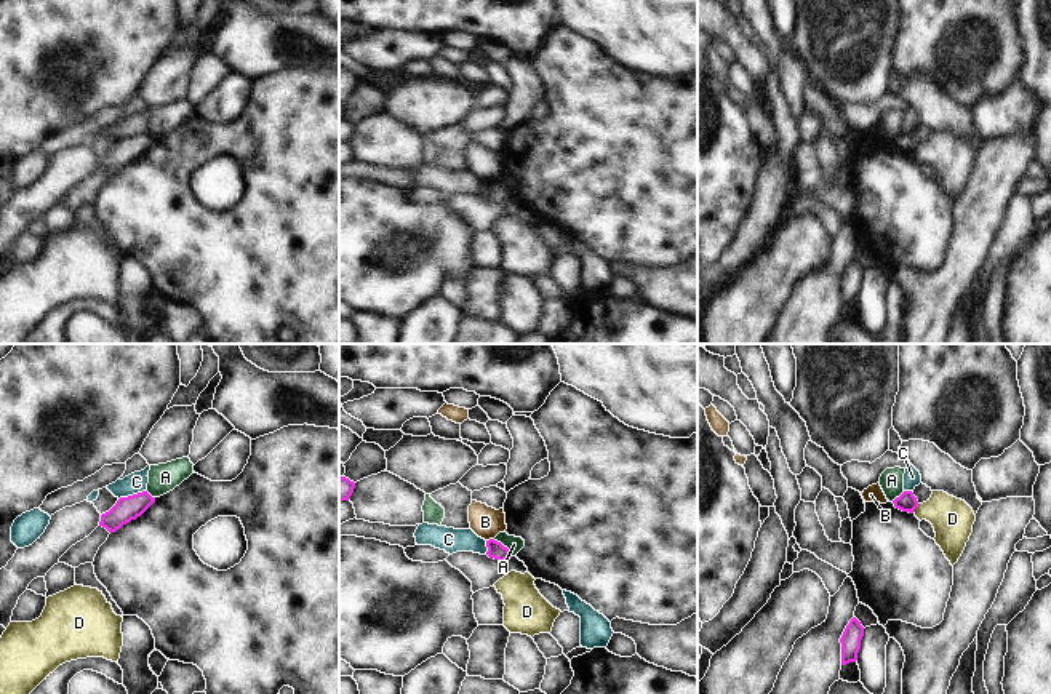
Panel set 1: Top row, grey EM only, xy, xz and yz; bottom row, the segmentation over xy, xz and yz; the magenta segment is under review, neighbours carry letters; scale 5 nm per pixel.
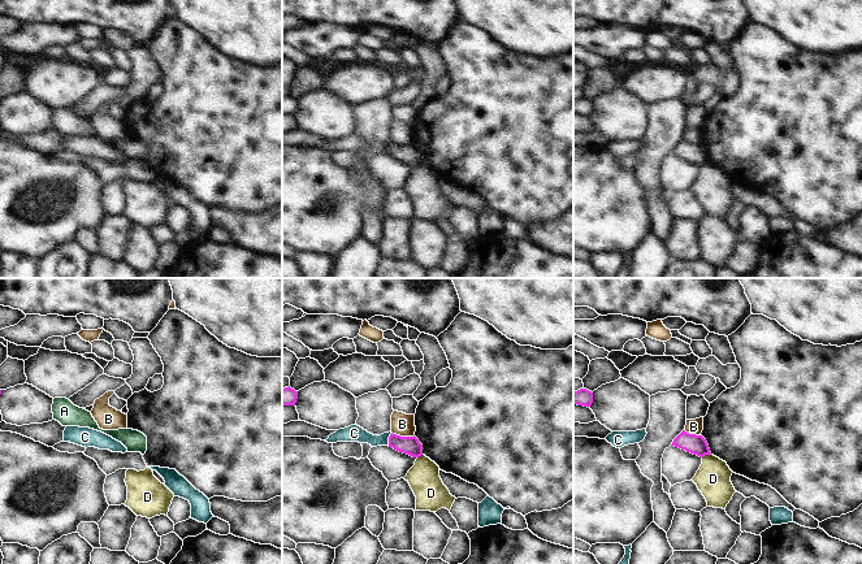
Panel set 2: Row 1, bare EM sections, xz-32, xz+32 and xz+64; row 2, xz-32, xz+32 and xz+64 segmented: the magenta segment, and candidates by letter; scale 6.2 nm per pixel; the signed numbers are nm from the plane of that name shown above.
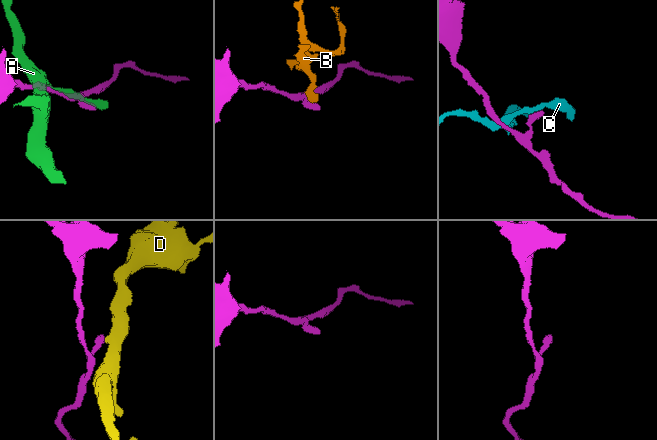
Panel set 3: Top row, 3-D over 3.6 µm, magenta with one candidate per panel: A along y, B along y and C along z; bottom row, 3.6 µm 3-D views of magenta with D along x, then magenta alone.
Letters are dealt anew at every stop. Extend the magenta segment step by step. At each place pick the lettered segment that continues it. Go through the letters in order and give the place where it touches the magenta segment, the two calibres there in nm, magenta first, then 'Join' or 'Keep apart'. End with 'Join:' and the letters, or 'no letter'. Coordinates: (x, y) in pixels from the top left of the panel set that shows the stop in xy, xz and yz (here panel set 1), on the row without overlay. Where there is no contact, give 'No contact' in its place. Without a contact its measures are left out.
A: Touches magenta at xz (503, 187). Thickness 90 nm (magenta) against 80 nm. Keep apart
B: Touches magenta at xz (490, 181). Thickness 90 nm (magenta) against 160 nm. Keep apart
C: Touches magenta at xy (133, 136). Thickness 120 nm (magenta) against 100 nm. Keep apart
D: Touches magenta at yz (915, 149). Thickness 100 nm (magenta) against 220 nm. Keep apart
Join: no letter

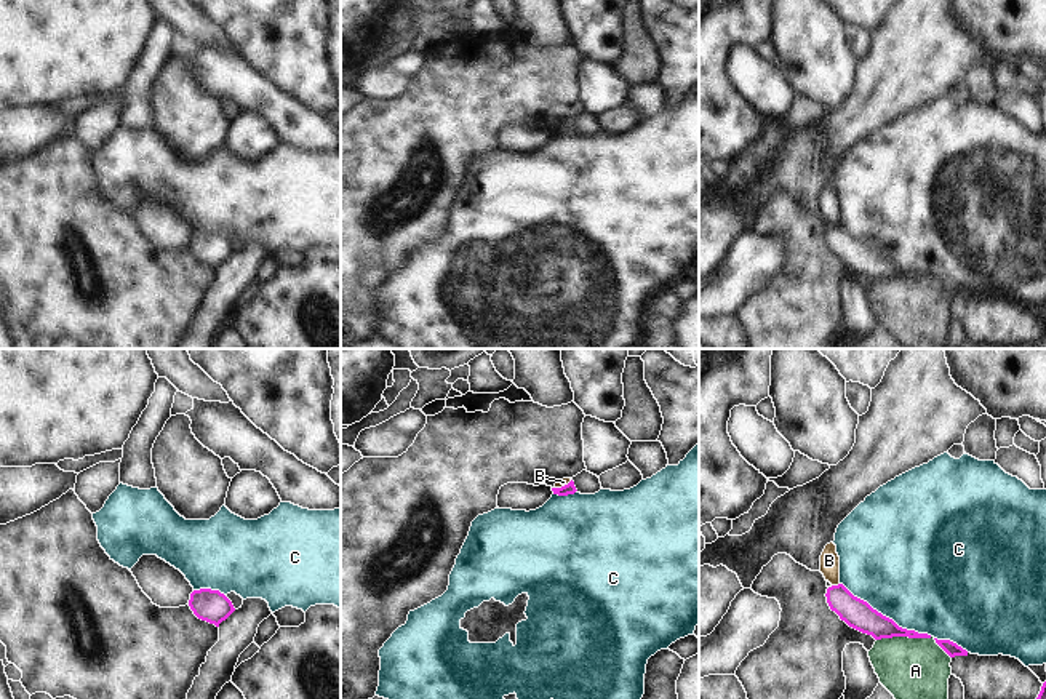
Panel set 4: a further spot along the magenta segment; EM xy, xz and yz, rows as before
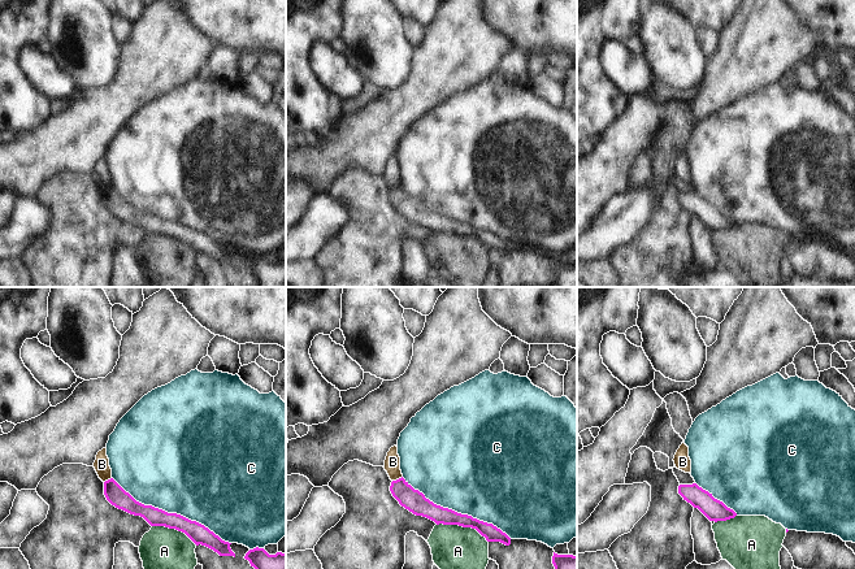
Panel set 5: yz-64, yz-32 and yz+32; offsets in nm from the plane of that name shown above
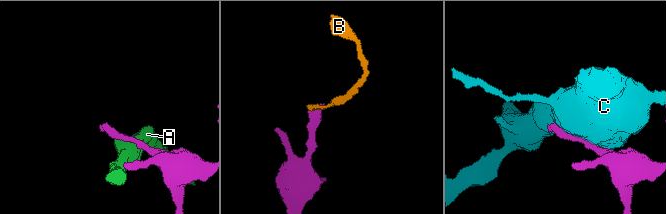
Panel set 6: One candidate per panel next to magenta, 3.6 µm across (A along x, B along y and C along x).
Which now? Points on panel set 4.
A: Touches magenta at yz (915, 279). Thickness 130 nm (magenta) against 340 nm. Keep apart
B: Touches magenta at yz (835, 227). Thickness 150 nm (magenta) against 100 nm. Keep apart
C: Touches magenta at yz (885, 258). Thickness 150 nm (magenta) against 500 nm. Keep apart
Join: no letter

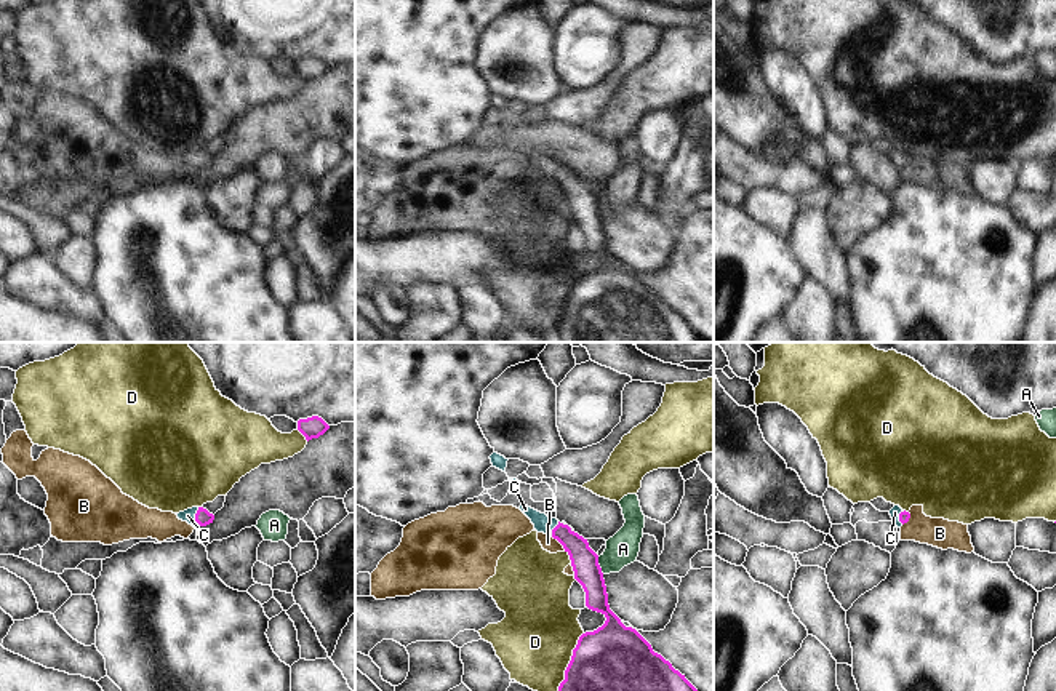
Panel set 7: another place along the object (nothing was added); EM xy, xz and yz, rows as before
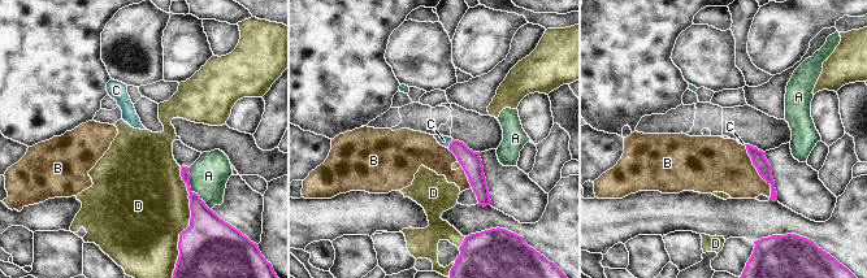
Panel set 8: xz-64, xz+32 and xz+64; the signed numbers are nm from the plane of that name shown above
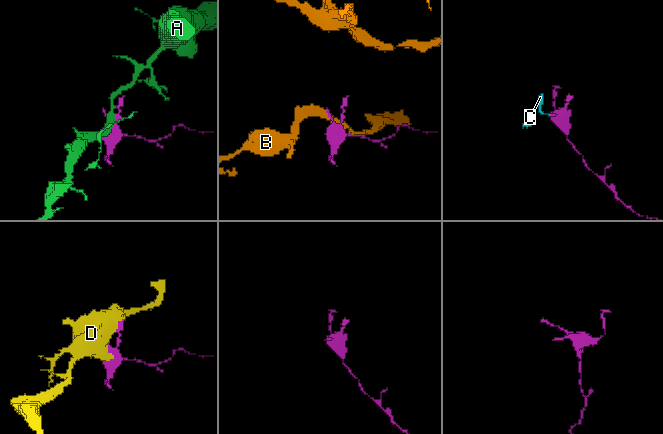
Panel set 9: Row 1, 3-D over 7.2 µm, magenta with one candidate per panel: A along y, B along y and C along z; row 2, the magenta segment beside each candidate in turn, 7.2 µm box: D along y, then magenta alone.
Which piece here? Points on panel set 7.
A: Touches magenta at xz (599, 207). Thickness 140 nm (magenta) against 160 nm. Keep apart
B: Touches magenta at xz (559, 183). Thickness 140 nm (magenta) against 70 nm. Keep apart
C: Touches magenta at xy (196, 159). Thickness 80 nm (magenta) against 70 nm. Join
D: Touches magenta at xz (568, 307). Thickness 500 nm (magenta) against 400 nm. Keep apart
Join: C

